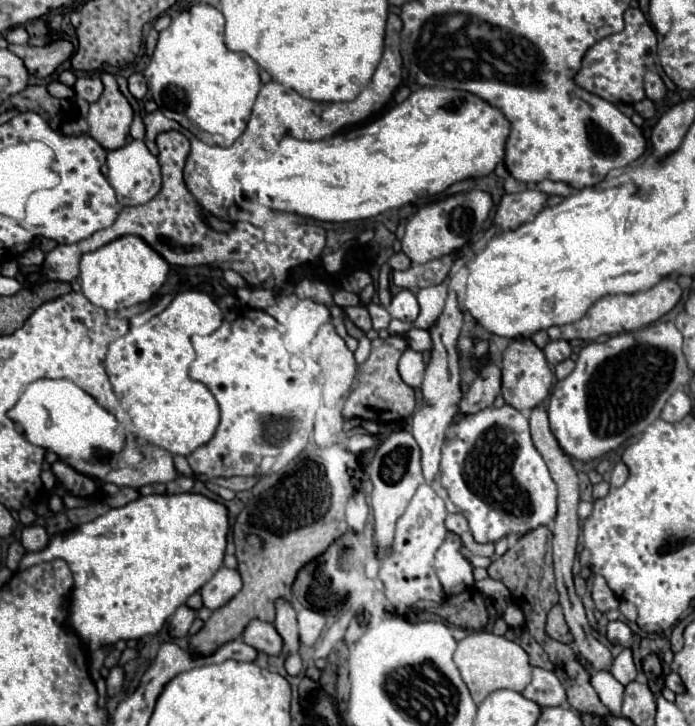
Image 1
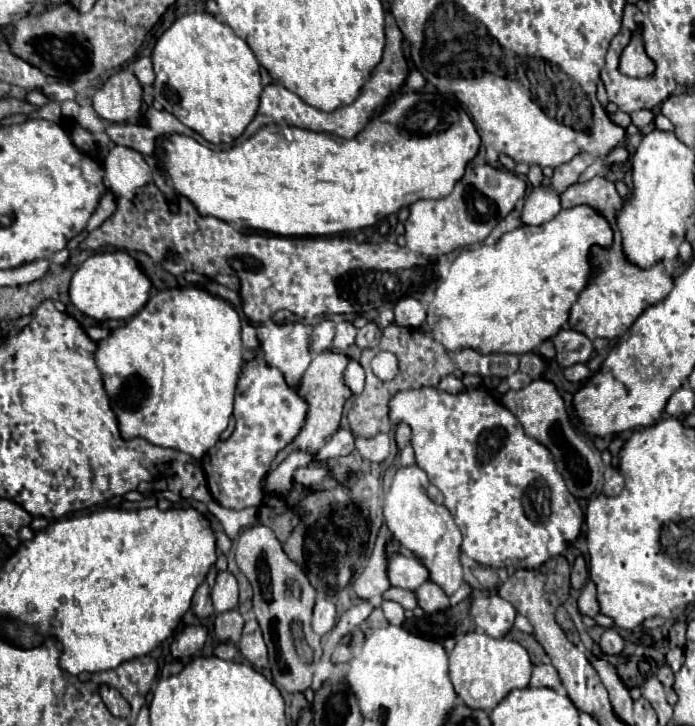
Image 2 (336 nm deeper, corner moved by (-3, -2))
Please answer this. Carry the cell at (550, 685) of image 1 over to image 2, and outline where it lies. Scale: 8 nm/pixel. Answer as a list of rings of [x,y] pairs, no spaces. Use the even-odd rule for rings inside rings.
[[[534,666],[532,668],[532,678],[530,678],[530,686],[538,688],[538,686],[546,686],[552,690],[560,688],[560,680],[558,680],[558,672],[554,670],[554,666]]]

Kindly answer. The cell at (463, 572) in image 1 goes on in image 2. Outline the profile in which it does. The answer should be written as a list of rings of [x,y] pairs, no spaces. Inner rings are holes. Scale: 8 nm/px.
[[[388,554],[386,560],[388,560],[388,568],[386,568],[388,580],[396,588],[414,590],[420,584],[424,584],[428,578],[426,568],[416,558],[400,556],[400,554]]]

